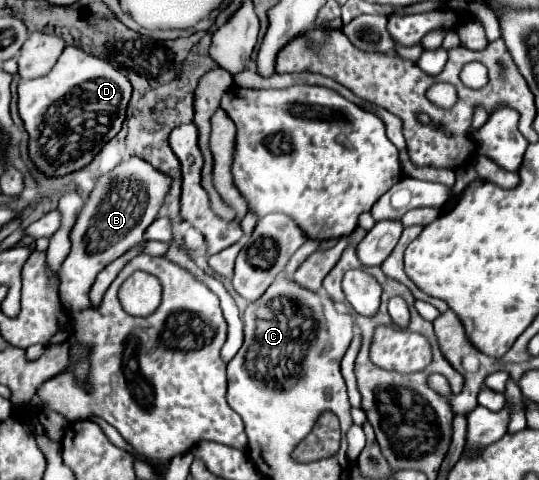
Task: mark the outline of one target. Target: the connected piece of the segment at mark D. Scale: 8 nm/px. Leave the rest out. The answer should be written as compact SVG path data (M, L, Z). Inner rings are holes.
M66 47L46 77L20 81L18 85L18 113L30 135L28 155L36 169L46 177L66 177L84 169L102 151L102 147L114 139L126 117L126 105L130 101L130 81L114 69L108 61L102 61L82 49Z

